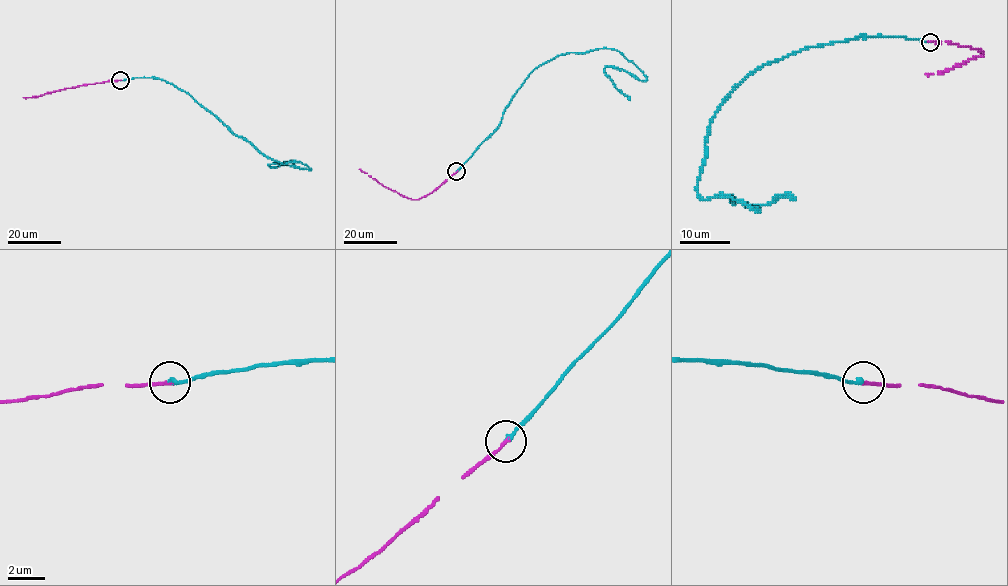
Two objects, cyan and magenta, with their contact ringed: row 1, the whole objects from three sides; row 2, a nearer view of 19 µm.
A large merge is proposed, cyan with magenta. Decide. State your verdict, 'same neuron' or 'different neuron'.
same neuron

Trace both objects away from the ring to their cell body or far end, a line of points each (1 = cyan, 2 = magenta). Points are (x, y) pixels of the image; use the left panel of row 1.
1: (120, 80), (157, 78), (171, 83), (262, 153), (282, 163), (299, 161), (309, 168), (268, 165), (293, 163)
2: (120, 80), (23, 98)

